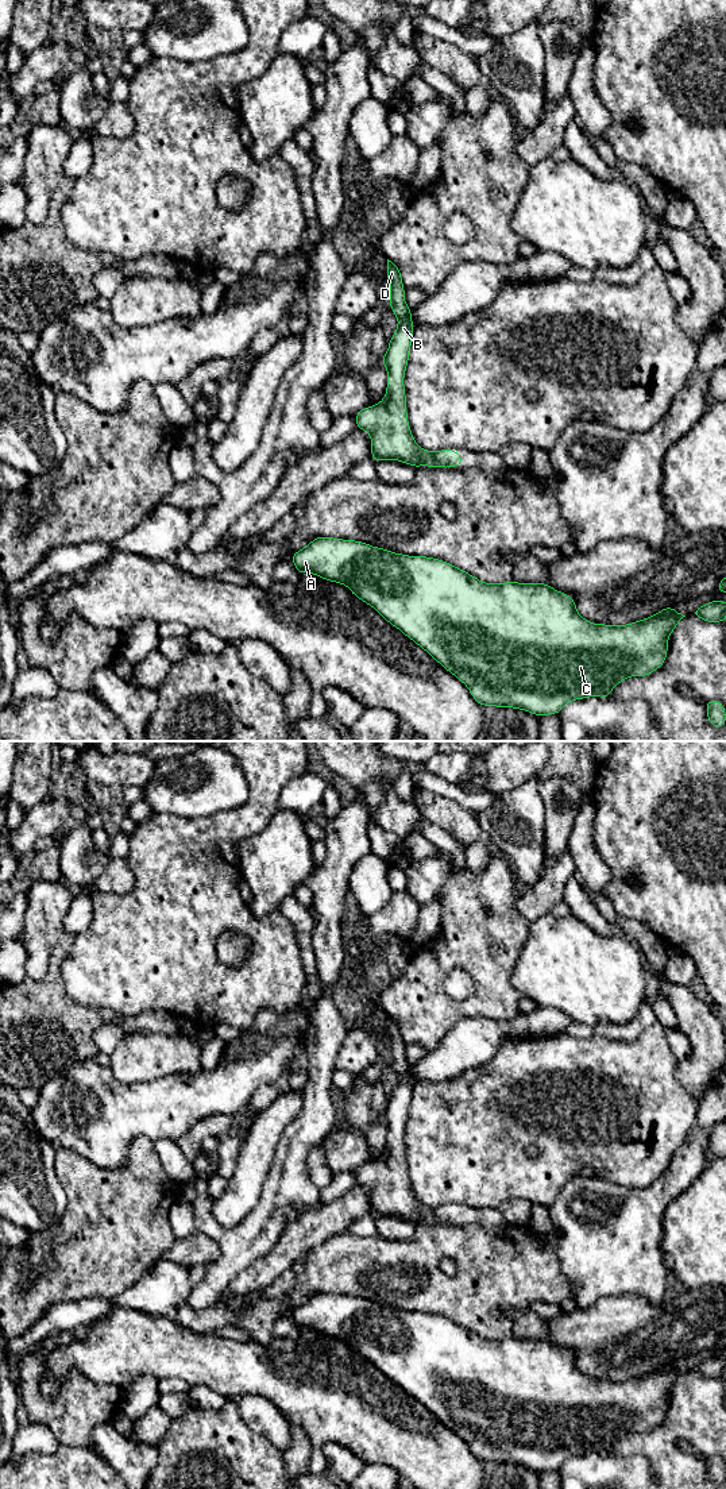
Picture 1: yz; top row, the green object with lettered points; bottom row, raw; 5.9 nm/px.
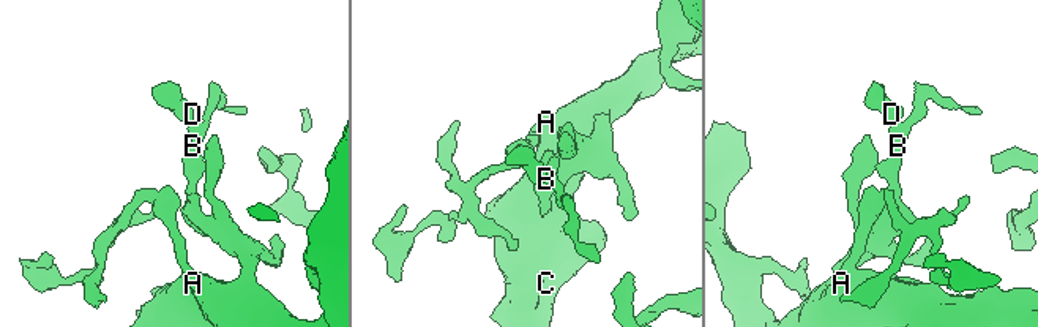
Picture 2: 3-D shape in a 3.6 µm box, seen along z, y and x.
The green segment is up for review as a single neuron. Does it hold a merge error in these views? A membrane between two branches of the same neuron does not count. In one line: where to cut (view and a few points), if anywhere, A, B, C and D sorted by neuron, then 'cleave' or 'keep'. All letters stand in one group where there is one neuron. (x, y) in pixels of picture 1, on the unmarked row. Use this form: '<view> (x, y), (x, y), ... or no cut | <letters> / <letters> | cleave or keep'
no cut | A B C D | keep

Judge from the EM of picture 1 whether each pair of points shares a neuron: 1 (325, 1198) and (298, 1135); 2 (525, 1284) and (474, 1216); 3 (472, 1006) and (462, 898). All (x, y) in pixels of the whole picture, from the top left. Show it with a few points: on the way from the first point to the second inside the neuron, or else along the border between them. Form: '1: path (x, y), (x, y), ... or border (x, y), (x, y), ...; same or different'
1: border (321, 1189), (319, 1199); different
2: border (451, 1223), (505, 1225); different
3: path (482, 979), (481, 925); same

